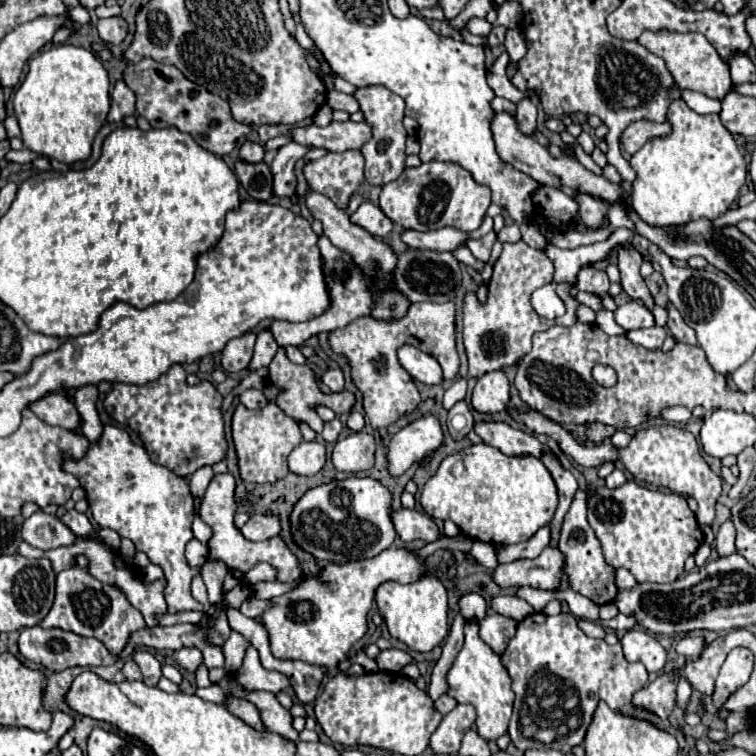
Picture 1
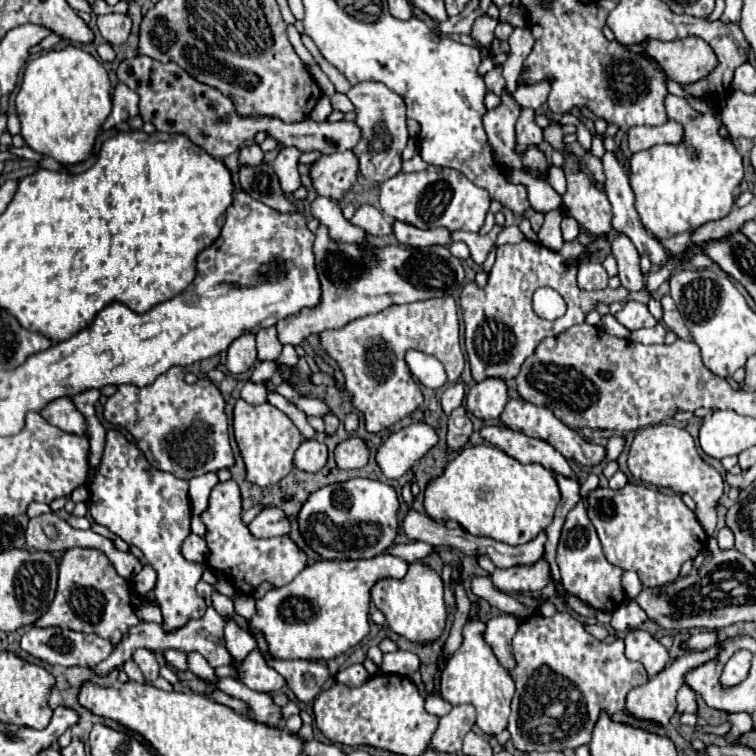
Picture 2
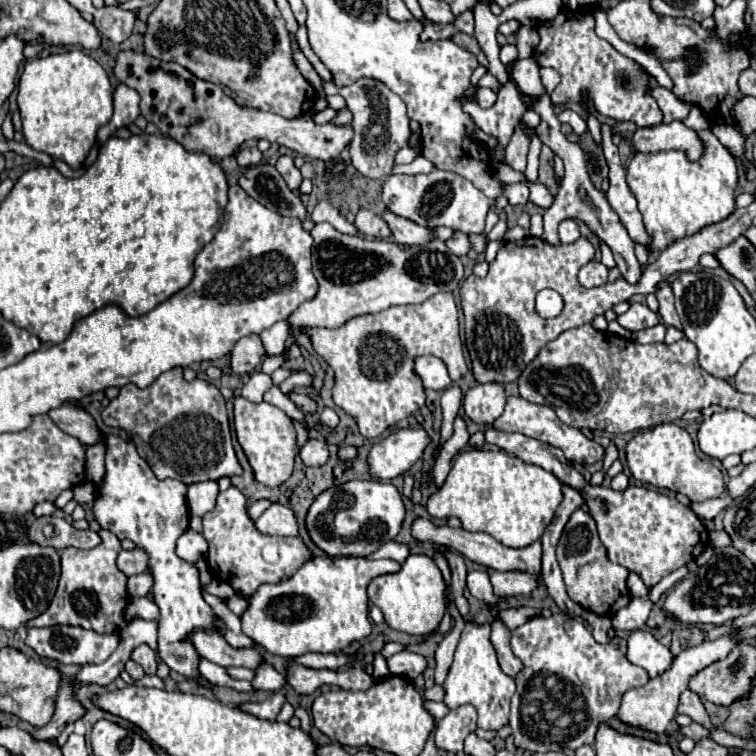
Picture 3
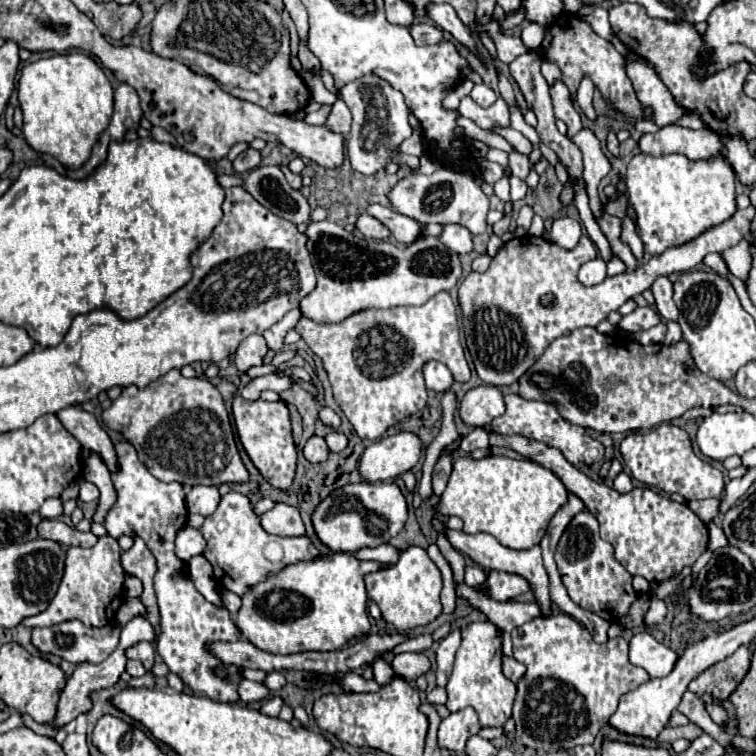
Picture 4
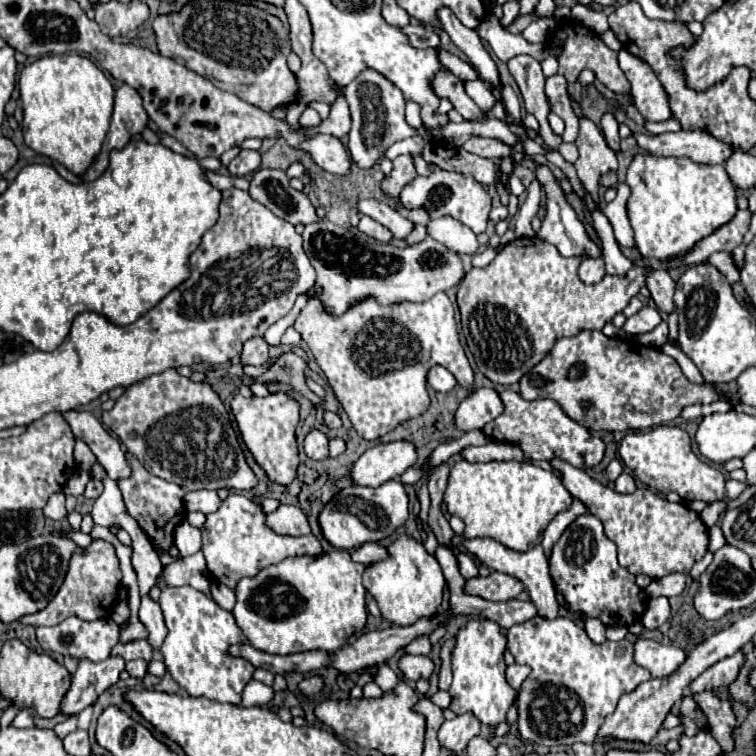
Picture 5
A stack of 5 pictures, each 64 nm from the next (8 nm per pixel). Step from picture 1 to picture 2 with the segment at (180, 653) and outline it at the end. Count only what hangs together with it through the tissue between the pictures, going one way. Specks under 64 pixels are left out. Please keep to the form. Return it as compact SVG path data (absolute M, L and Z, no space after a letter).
M190 652L188 654L188 668L190 672L194 672L198 678L206 678L206 680L212 680L216 682L218 678L214 676L214 668L204 660L204 656L200 656L198 652Z

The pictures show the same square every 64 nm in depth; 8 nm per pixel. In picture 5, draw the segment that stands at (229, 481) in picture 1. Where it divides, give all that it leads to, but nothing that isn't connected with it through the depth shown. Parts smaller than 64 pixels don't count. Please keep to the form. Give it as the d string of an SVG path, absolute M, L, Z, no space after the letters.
M230 494L214 514L206 516L206 522L202 526L202 538L204 538L202 552L204 552L208 570L216 582L236 590L236 584L244 576L256 576L260 568L268 568L292 556L322 554L322 548L316 536L312 534L298 536L298 538L280 536L274 530L266 528L264 520L266 520L266 514L262 512L262 508L242 494Z

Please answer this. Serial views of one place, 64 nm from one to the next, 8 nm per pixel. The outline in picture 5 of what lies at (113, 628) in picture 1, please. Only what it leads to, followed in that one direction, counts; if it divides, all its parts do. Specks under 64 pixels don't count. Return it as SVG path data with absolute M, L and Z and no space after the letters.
M94 540L92 546L84 550L84 554L78 552L72 554L64 584L60 586L58 594L50 600L50 604L36 614L24 616L20 622L30 626L52 626L52 624L60 624L60 620L66 620L68 616L78 616L80 620L108 618L112 616L112 610L118 602L116 588L120 588L120 580L122 580L122 572L114 546L106 540Z

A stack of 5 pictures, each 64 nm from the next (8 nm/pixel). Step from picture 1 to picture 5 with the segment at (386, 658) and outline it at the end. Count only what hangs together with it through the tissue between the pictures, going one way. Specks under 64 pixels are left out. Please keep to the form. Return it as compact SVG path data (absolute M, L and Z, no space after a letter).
M404 654L398 660L398 668L400 672L408 678L408 680L418 680L418 678L430 678L430 674L434 672L434 662L428 656L412 656L412 654Z

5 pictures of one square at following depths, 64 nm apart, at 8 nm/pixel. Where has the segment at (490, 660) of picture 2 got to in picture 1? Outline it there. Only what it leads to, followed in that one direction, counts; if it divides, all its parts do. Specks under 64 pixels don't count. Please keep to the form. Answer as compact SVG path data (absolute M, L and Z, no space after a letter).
M466 622L464 636L466 636L464 646L454 660L454 666L448 672L448 684L450 684L448 694L456 698L460 704L472 704L476 708L476 714L478 714L476 726L478 726L478 734L484 740L498 740L502 734L508 732L508 720L514 704L510 676L502 666L500 656L492 652L492 648L484 644L484 640L480 640L476 622Z

